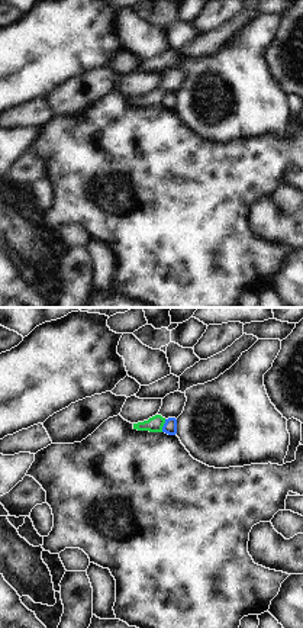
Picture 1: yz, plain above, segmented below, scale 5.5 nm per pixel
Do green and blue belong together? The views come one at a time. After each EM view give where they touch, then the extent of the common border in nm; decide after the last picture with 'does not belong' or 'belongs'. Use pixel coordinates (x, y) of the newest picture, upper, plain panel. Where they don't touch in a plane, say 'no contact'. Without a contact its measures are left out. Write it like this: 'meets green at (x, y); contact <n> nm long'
meets green at (163, 100); contact 80 nm long

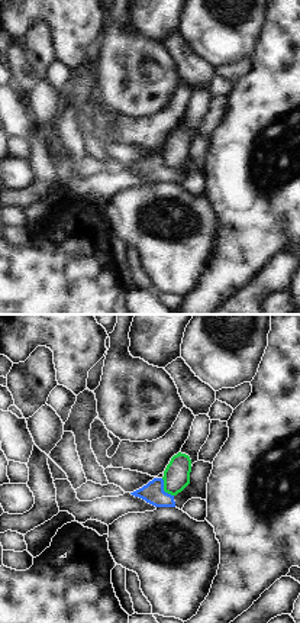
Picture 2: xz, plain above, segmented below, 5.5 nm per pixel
meets green at (164, 164); contact 120 nm long

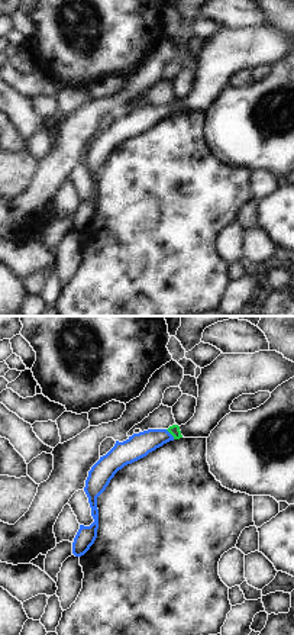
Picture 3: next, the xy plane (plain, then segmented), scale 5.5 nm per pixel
meets green at (170, 108); contact 80 nm long

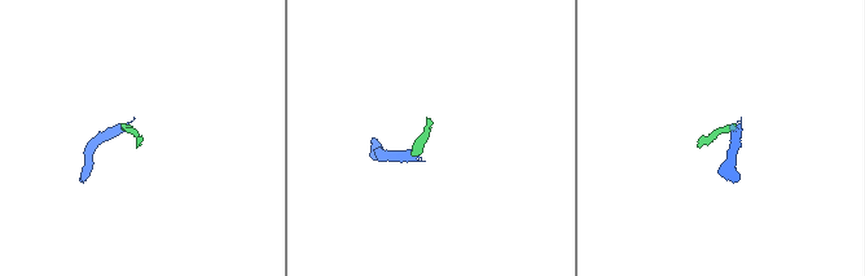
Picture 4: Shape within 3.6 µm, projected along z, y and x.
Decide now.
does not belong

